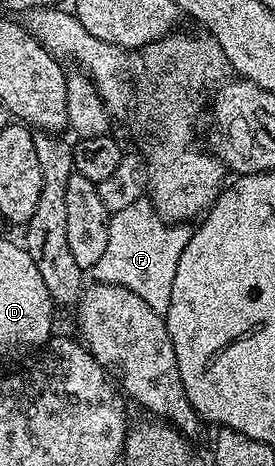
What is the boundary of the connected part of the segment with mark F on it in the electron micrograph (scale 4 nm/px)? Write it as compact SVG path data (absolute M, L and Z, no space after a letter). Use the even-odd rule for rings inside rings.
M147 198L136 200L110 215L106 251L91 270L92 275L100 283L121 285L139 294L156 313L164 315L170 308L179 257L190 241L191 232L192 227L186 223L162 219Z

